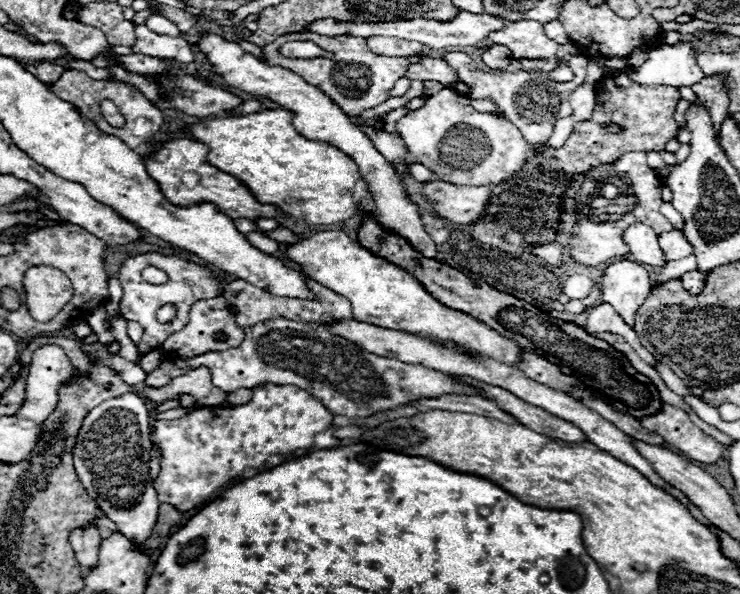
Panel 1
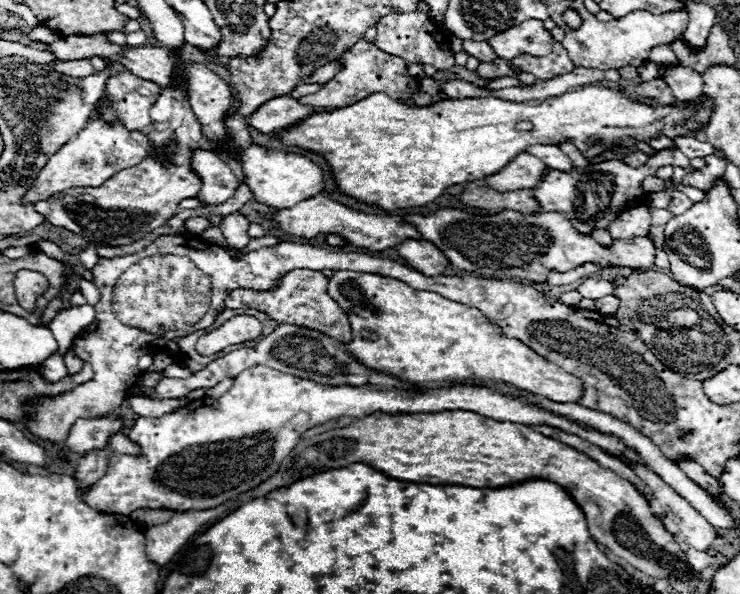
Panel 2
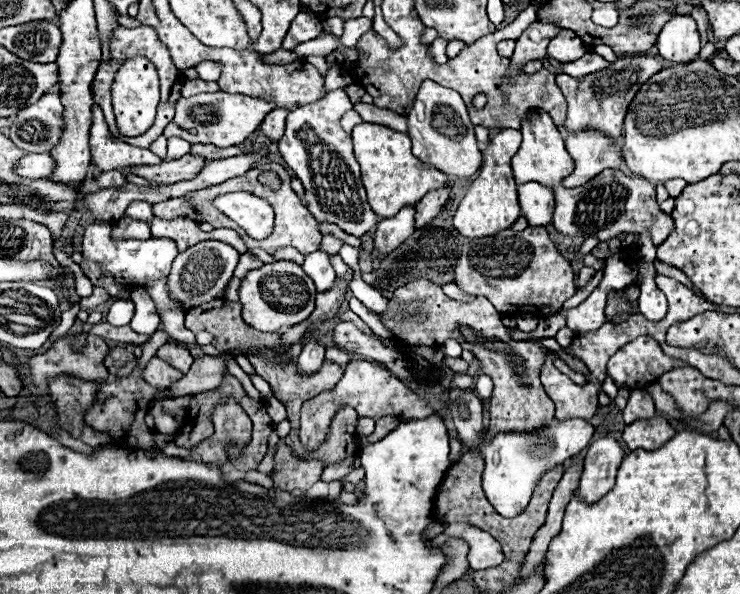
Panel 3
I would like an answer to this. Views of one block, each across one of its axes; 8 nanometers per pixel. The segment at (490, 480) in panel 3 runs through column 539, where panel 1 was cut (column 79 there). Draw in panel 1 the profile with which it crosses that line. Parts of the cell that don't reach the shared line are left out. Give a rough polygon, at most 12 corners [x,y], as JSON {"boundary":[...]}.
{"boundary":[[132,392],[84,418],[80,484],[118,532],[152,534],[148,406]]}

